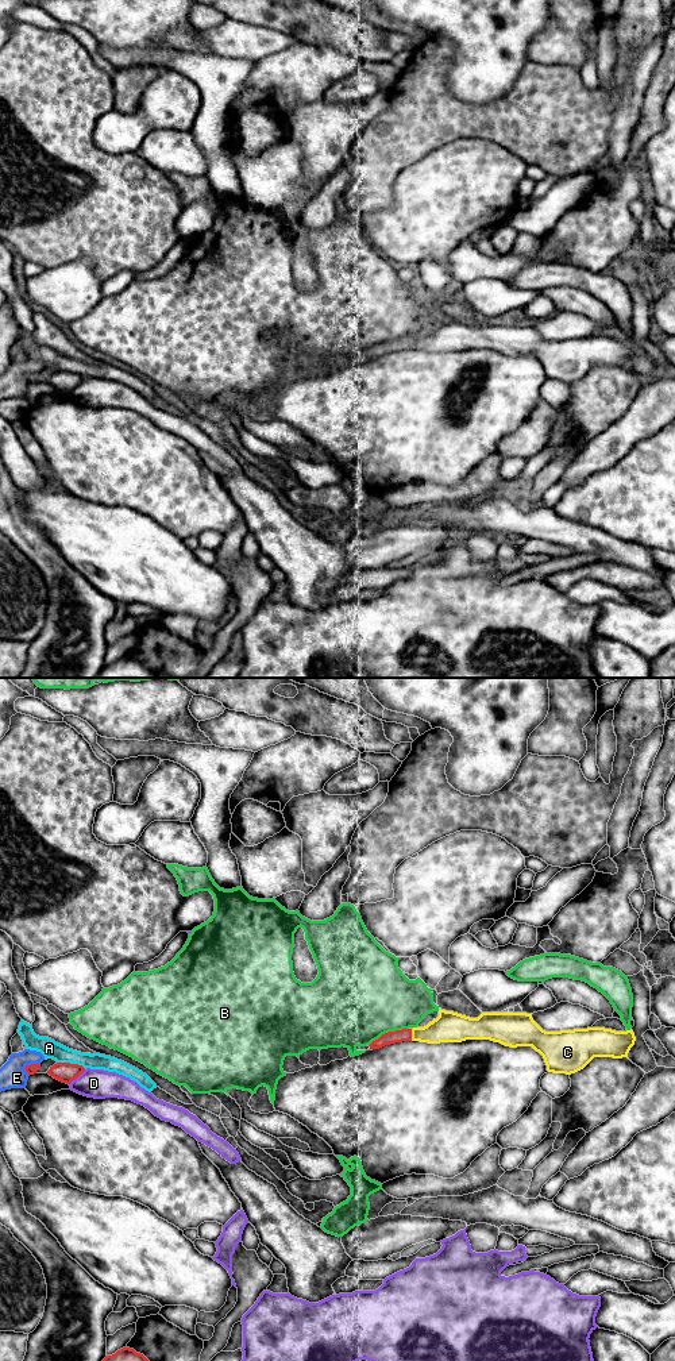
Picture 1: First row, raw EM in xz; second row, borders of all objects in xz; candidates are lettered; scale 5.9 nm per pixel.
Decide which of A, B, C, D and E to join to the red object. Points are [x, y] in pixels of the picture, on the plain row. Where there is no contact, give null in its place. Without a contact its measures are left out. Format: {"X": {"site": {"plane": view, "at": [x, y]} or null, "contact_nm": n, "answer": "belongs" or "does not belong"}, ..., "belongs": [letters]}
{"A": {"site": {"plane": "xz", "at": [69, 371]}, "contact_nm": 170, "answer": "does not belong"}, "B": {"site": {"plane": "xz", "at": [389, 340]}, "contact_nm": 260, "answer": "does not belong"}, "C": {"site": {"plane": "xz", "at": [411, 343]}, "contact_nm": 70, "answer": "belongs"}, "D": {"site": {"plane": "xz", "at": [77, 385]}, "contact_nm": 140, "answer": "does not belong"}, "E": {"site": {"plane": "xz", "at": [31, 373]}, "contact_nm": 110, "answer": "does not belong"}, "belongs": ["C"]}

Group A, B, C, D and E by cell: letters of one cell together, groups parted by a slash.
A / B / C / D / E

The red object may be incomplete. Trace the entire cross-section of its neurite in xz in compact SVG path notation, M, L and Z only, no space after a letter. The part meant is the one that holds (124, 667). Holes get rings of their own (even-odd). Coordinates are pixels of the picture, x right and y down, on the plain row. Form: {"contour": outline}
{"contour": "M123 656L107 664L97 678L157 678L157 675L134 658Z"}

